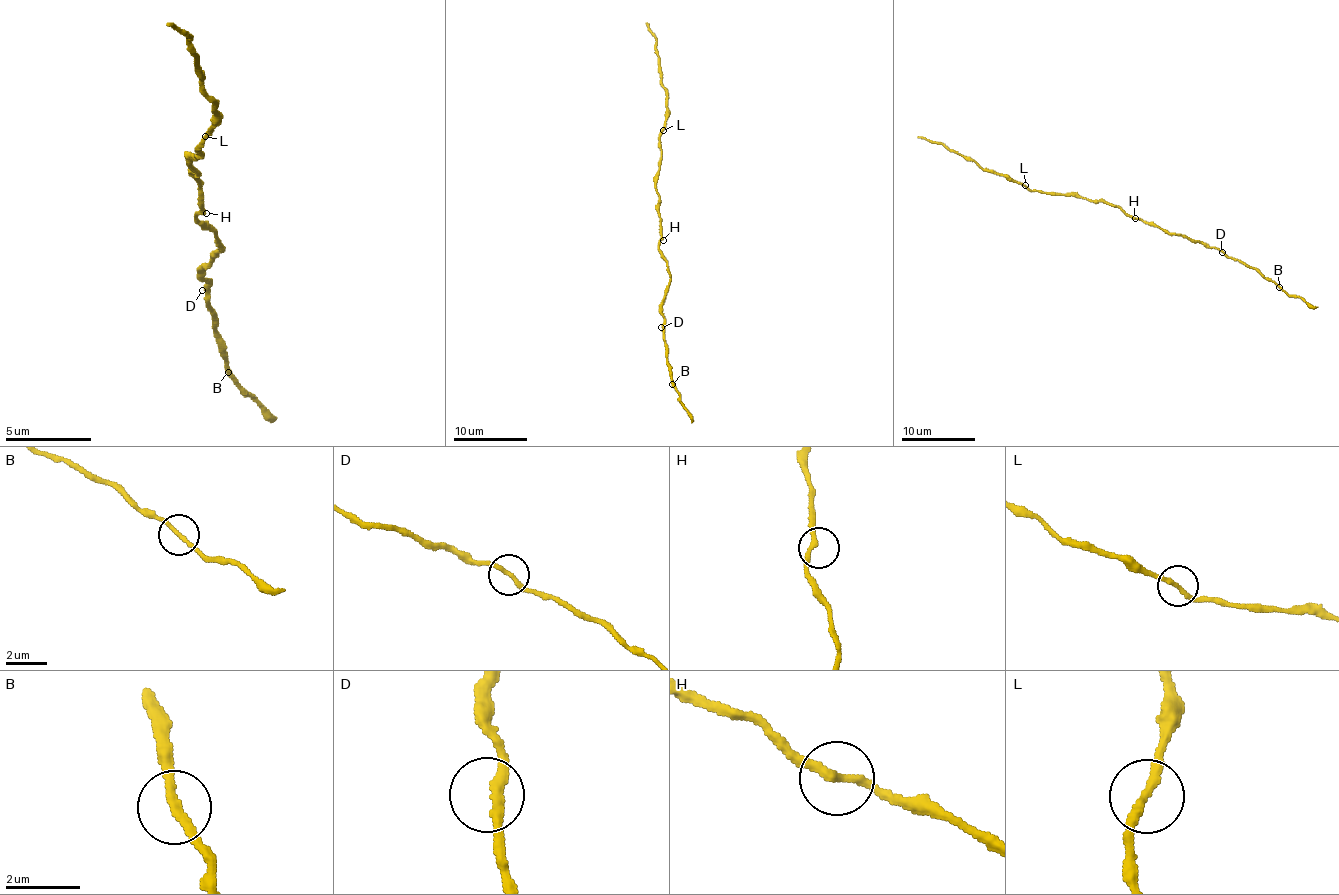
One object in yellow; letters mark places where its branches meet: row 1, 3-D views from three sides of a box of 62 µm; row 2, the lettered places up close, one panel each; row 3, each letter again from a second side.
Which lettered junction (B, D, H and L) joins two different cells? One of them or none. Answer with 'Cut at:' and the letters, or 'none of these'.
Cut at: none of these

